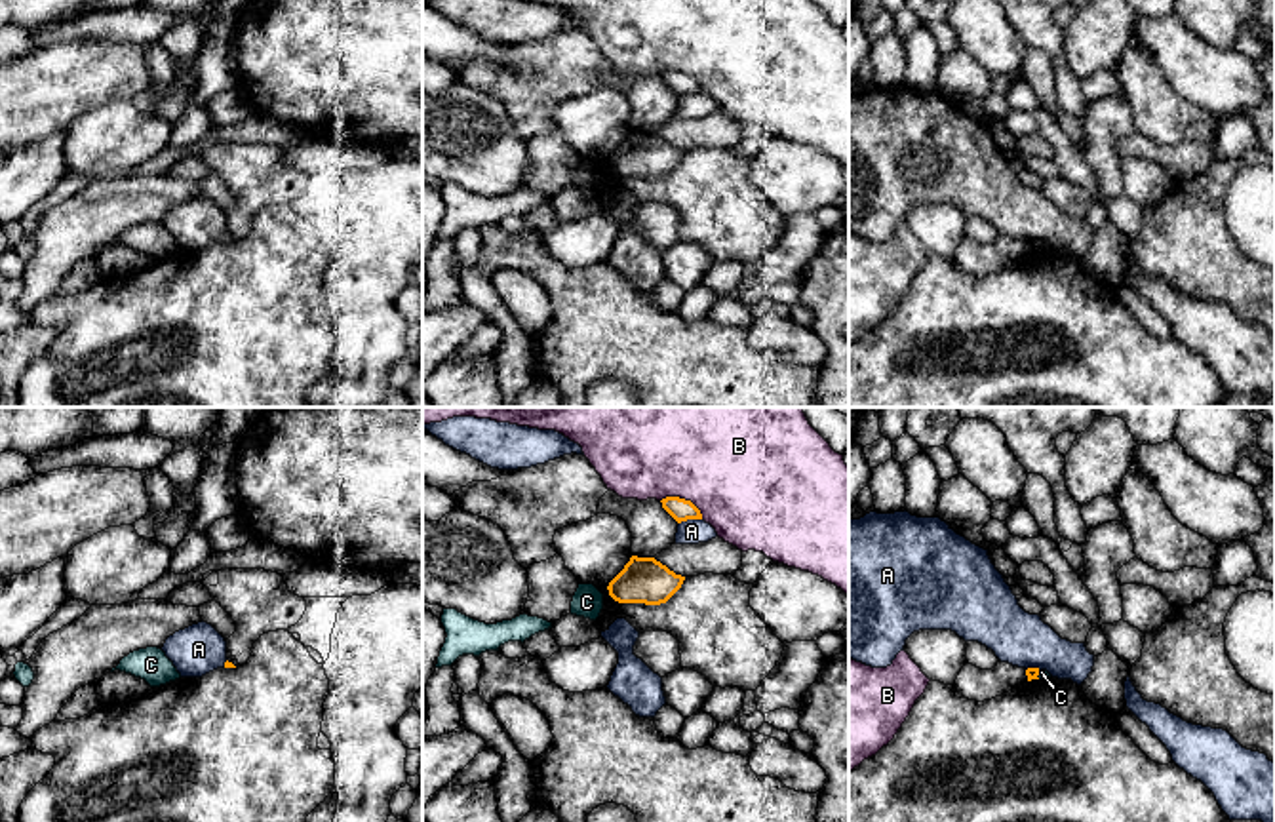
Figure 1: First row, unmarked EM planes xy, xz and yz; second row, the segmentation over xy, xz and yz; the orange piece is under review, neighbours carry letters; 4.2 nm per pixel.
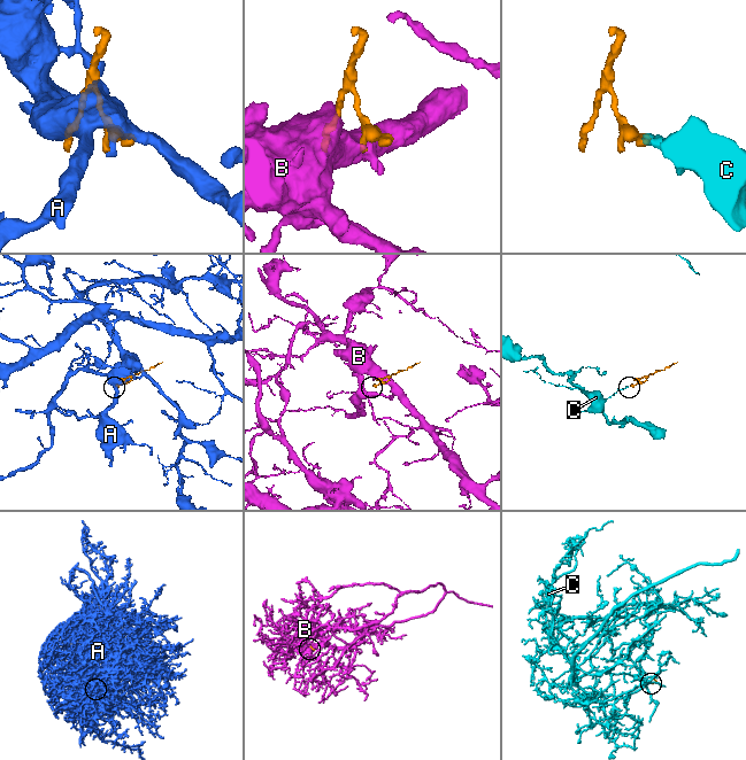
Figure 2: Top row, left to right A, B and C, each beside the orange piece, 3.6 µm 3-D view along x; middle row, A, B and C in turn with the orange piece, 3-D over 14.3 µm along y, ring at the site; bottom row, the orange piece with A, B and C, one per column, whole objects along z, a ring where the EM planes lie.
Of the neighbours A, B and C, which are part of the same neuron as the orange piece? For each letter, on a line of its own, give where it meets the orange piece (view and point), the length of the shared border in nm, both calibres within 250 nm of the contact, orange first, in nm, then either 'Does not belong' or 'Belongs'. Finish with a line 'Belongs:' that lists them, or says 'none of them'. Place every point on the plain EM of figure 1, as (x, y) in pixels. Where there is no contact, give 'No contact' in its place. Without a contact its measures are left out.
A: Touches orange at xz (689, 92). Shared border 100 nm. Thickness 90 nm (orange) against 110 nm. Does not belong
B: Touches orange at xz (684, 73). Shared border 200 nm. Thickness 90 nm (orange) against 440 nm. Does not belong
C: Touches orange at yz (1038, 248). Shared border 40 nm. Thickness 50 nm (orange) against 30 nm. Does not belong
Belongs: none of them

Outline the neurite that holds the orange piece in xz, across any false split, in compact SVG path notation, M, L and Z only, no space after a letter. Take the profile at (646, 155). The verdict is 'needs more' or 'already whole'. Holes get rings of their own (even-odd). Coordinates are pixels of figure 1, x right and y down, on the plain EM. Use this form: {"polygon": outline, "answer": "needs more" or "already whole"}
{"polygon": "M632 129L607 164L618 177L660 179L681 162L683 154L685 150L676 148L655 131Z", "answer": "already whole"}

